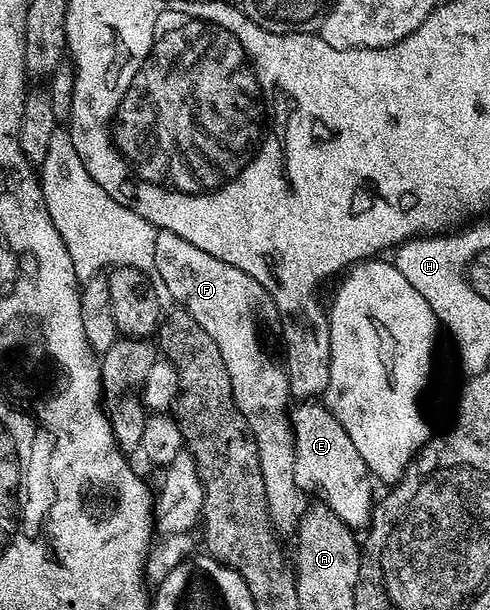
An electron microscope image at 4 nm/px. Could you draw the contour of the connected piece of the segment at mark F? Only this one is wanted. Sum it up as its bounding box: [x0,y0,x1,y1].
[154,230,302,537]

